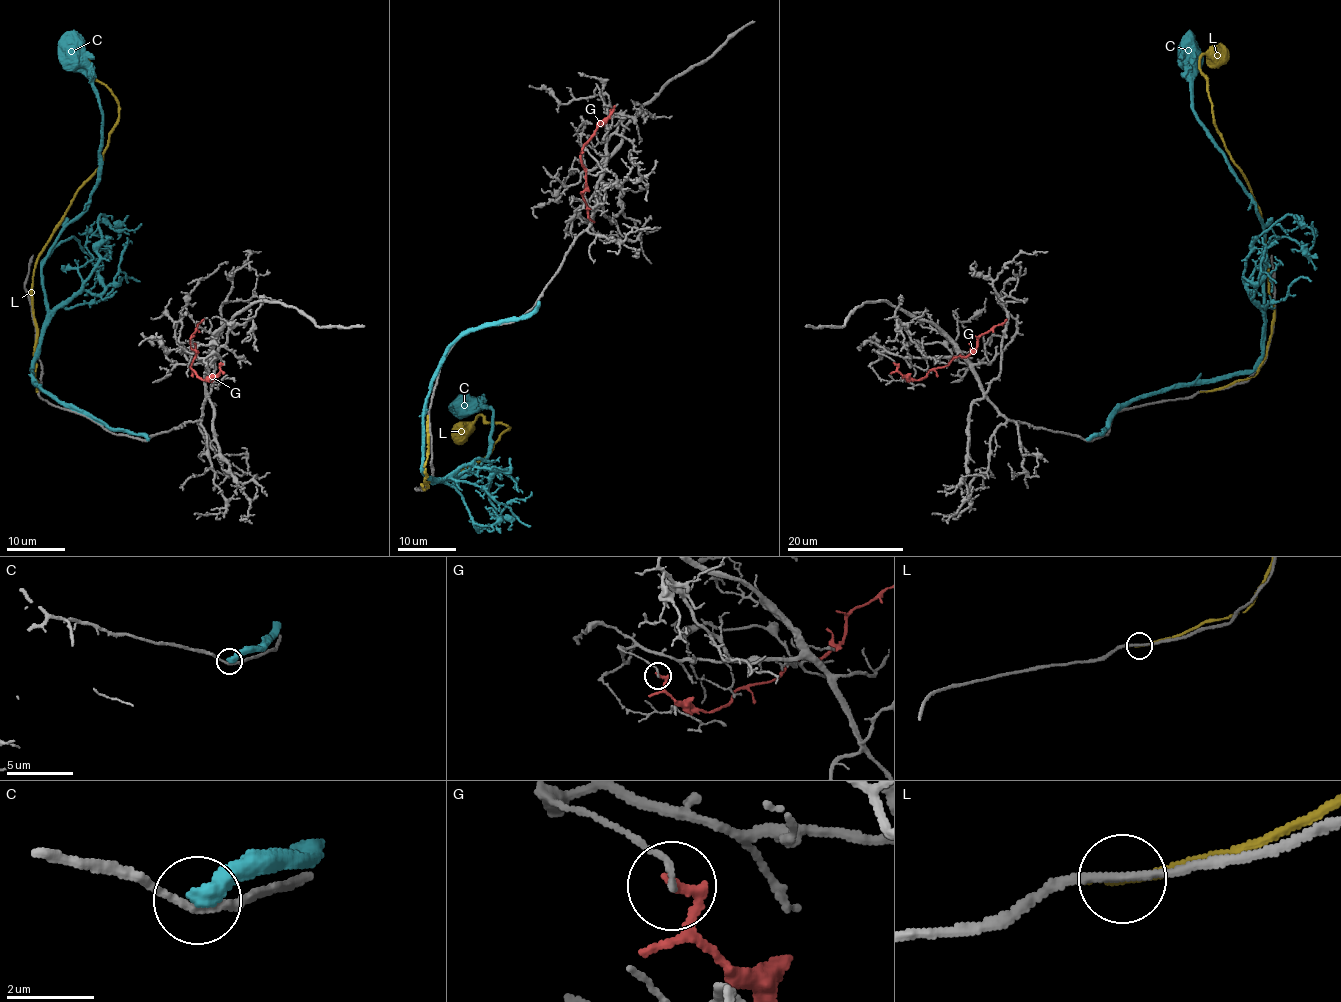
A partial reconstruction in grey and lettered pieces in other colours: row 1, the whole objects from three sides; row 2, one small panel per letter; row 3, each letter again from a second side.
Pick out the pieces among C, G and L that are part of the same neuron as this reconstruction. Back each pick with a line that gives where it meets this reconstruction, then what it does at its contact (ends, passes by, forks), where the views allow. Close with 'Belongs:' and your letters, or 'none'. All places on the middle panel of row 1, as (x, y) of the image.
Belongs: none

